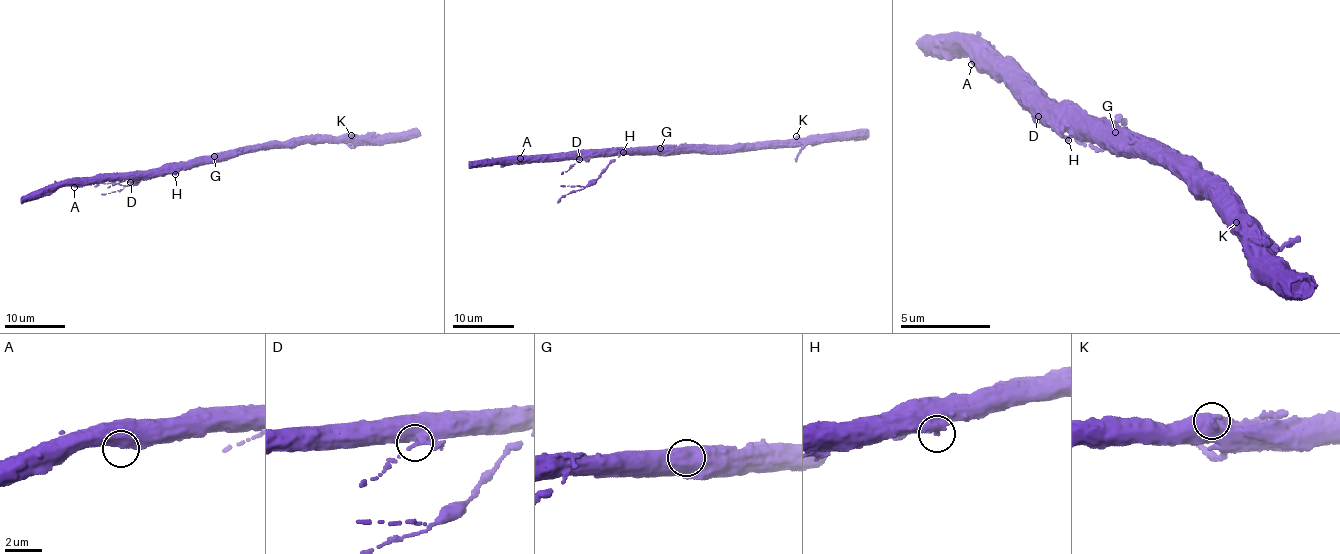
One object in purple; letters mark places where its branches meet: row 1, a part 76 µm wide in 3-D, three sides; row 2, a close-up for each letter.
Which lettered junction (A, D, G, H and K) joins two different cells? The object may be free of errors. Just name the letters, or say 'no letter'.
H

